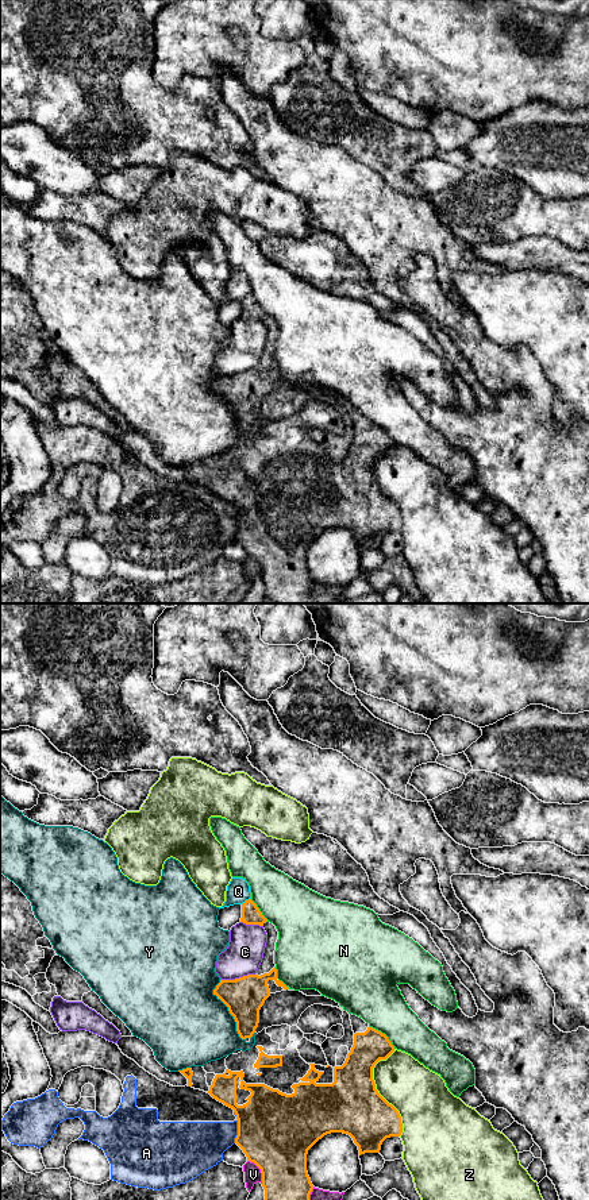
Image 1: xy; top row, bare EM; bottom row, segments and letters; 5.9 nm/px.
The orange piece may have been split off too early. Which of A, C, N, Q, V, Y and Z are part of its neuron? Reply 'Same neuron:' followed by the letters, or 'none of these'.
Same neuron: none of these

